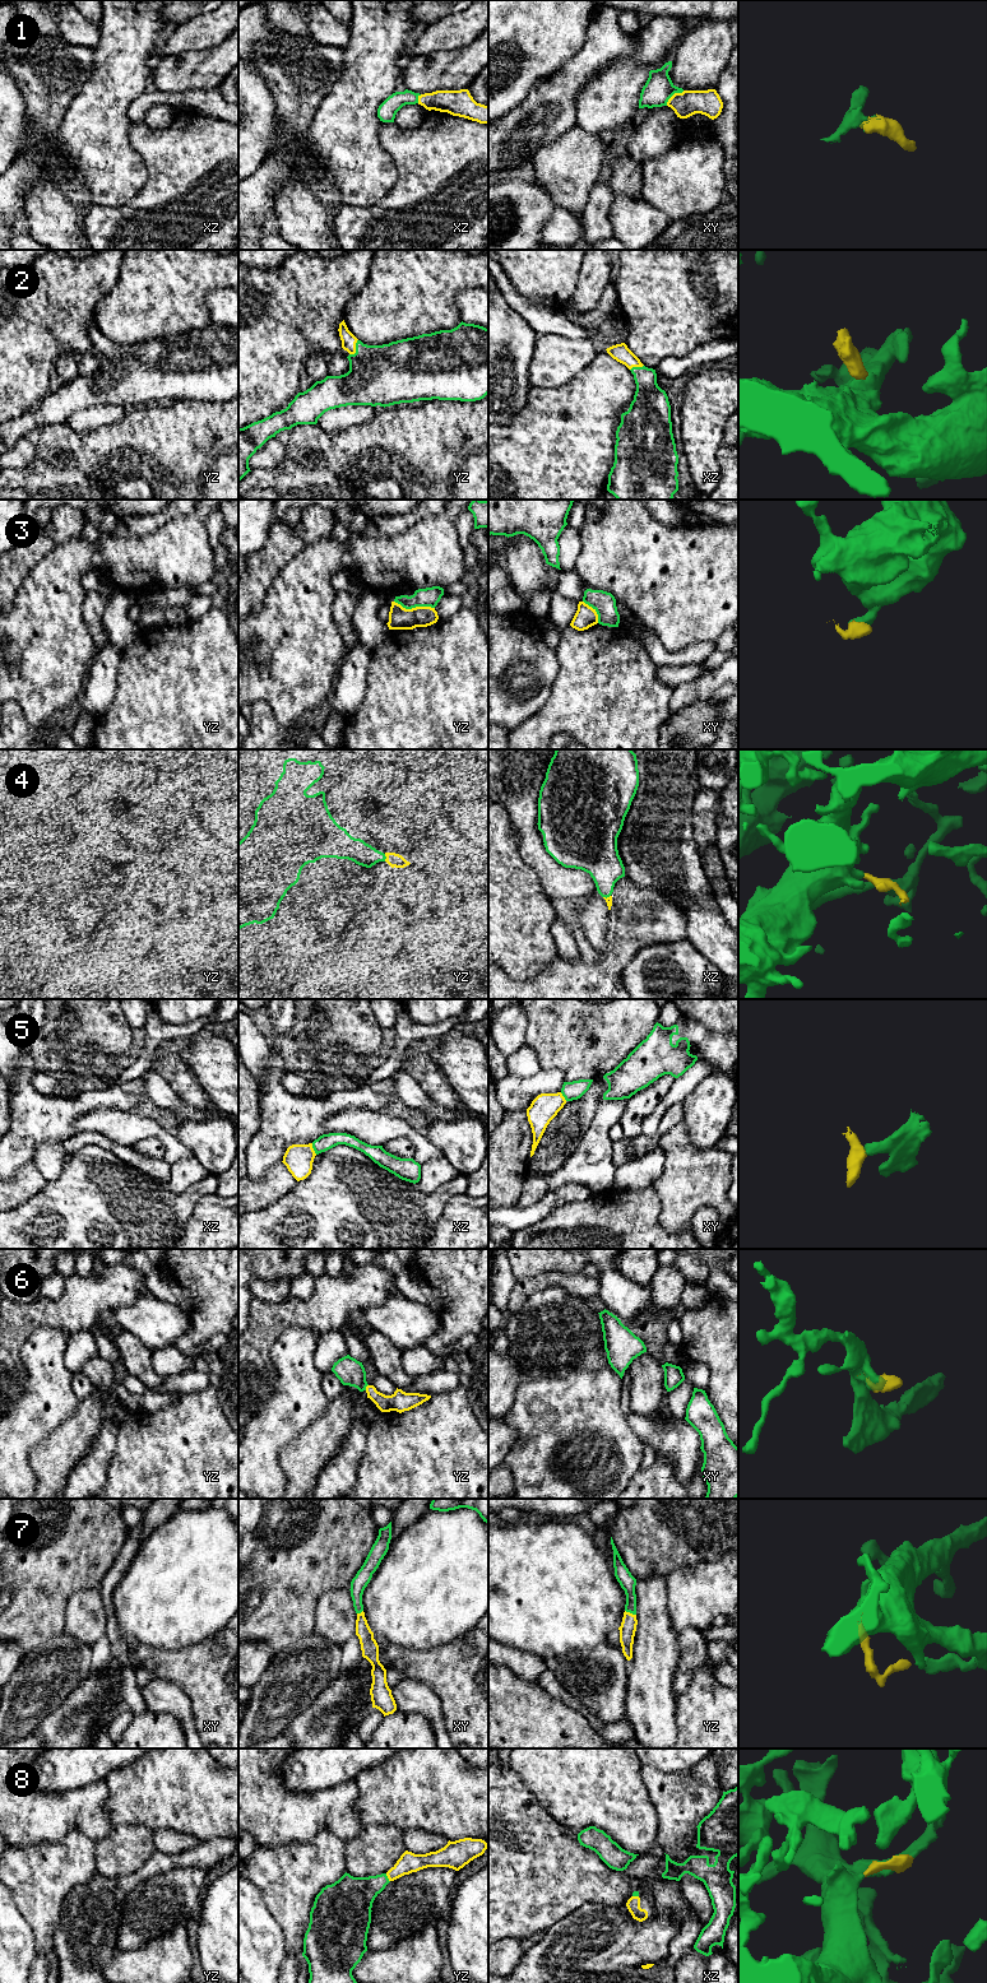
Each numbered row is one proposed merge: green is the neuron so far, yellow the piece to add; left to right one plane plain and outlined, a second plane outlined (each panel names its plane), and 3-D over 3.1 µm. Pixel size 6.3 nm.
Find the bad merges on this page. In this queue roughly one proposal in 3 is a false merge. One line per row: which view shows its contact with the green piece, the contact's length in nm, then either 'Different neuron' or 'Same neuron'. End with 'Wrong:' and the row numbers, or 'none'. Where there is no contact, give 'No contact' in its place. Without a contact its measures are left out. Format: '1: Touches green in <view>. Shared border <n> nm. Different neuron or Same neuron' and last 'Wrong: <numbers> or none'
1: Touches green in xy. Shared border 150 nm. Same neuron
2: Touches green in yz. Shared border 120 nm. Same neuron
3: Touches green in yz. Shared border 260 nm. Different neuron
4: Touches green in yz. Shared border 50 nm. Same neuron
5: Touches green in xz. Shared border 80 nm. Different neuron
6: Touches green in yz. Shared border 40 nm. Same neuron
7: Touches green in yz. Shared border 80 nm. Same neuron
8: Touches green in yz. Shared border 60 nm. Same neuron
Wrong: 3, 5

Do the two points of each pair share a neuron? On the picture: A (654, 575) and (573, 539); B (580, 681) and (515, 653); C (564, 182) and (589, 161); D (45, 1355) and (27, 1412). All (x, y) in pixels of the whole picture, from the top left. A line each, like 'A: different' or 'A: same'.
A: different
B: different
C: same
D: same

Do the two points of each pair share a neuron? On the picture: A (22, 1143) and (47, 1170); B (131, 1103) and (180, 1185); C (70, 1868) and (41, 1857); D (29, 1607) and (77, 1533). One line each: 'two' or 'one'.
A: one
B: two
C: one
D: one

